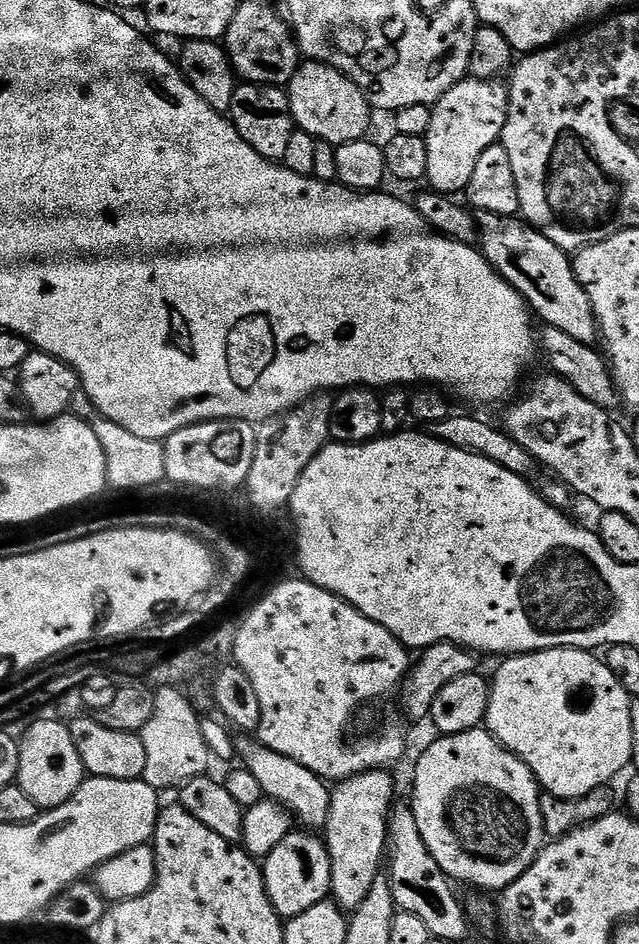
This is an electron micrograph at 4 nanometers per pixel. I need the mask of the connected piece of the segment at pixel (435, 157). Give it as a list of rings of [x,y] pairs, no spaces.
[[[465,78],[459,80],[442,99],[436,101],[432,108],[432,121],[428,127],[428,135],[423,137],[427,151],[427,183],[431,191],[445,194],[463,193],[467,189],[470,178],[474,174],[474,166],[482,153],[490,150],[490,146],[498,143],[502,134],[502,126],[506,126],[508,117],[508,86],[503,79],[477,80]]]

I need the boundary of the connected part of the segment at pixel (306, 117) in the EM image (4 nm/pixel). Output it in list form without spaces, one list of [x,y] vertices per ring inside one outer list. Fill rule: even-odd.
[[[304,62],[297,68],[286,85],[288,101],[296,127],[310,134],[317,142],[326,144],[345,144],[363,140],[369,135],[373,109],[364,91],[352,80],[331,64],[323,62]]]

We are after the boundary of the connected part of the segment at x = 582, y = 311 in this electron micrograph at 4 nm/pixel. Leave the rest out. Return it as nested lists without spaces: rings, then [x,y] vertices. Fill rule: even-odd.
[[[485,212],[478,220],[478,247],[492,269],[518,290],[529,309],[535,315],[537,312],[547,327],[562,330],[562,334],[570,334],[570,338],[578,338],[578,342],[583,344],[597,343],[596,315],[586,290],[582,290],[574,274],[569,253],[550,242],[539,228],[533,228],[520,218]]]

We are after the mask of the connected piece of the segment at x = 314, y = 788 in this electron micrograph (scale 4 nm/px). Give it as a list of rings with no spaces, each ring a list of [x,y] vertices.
[[[242,738],[235,741],[235,751],[239,759],[244,759],[243,767],[254,776],[261,786],[263,795],[282,805],[287,812],[292,813],[297,821],[300,820],[305,829],[323,829],[326,818],[330,814],[330,798],[332,797],[329,785],[320,777],[315,776],[306,766],[294,762],[294,758],[286,758],[274,750],[265,748],[263,744],[252,738]]]

